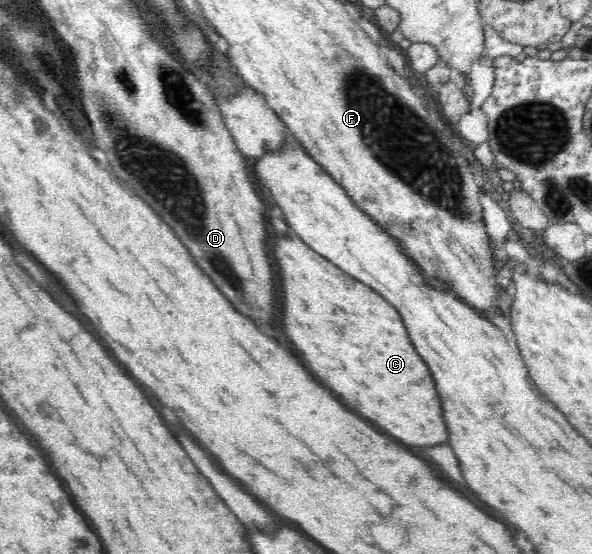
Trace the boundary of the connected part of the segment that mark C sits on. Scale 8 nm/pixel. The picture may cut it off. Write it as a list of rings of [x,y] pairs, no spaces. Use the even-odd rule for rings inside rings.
[[[298,235],[278,236],[271,245],[279,263],[282,289],[282,331],[300,349],[302,359],[322,385],[340,395],[344,405],[378,425],[382,431],[406,445],[427,448],[446,442],[446,423],[442,419],[436,385],[426,363],[414,351],[398,310],[368,285],[348,275],[324,256],[316,253]]]

